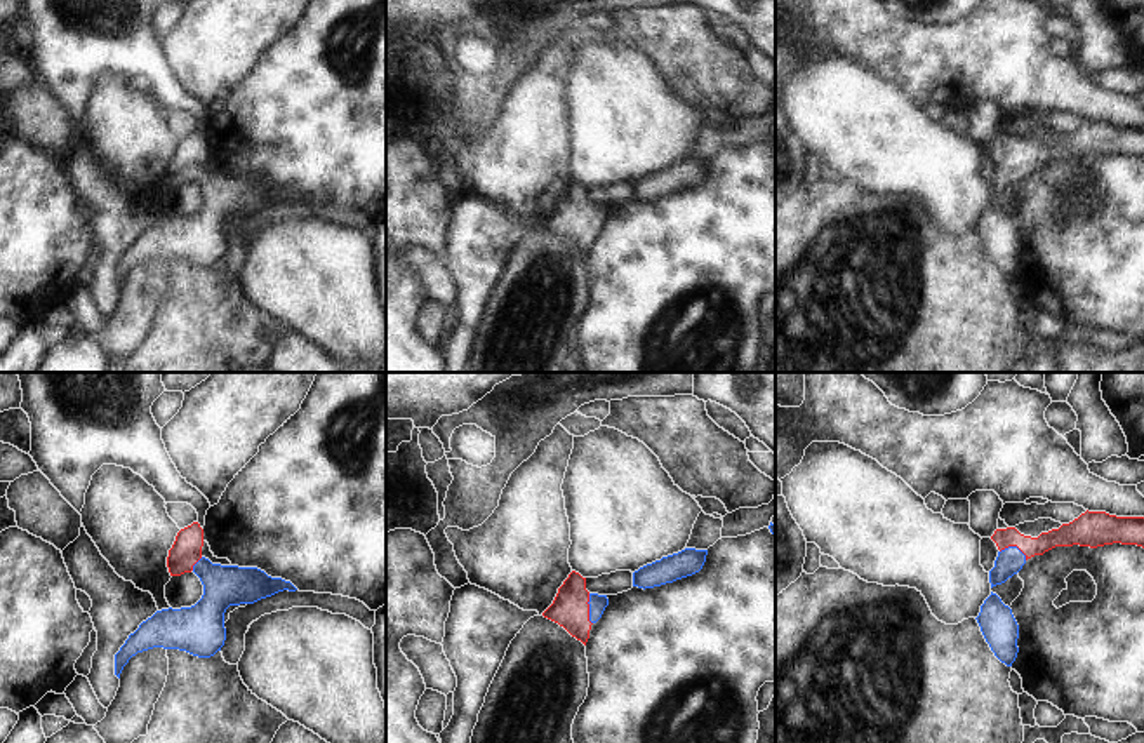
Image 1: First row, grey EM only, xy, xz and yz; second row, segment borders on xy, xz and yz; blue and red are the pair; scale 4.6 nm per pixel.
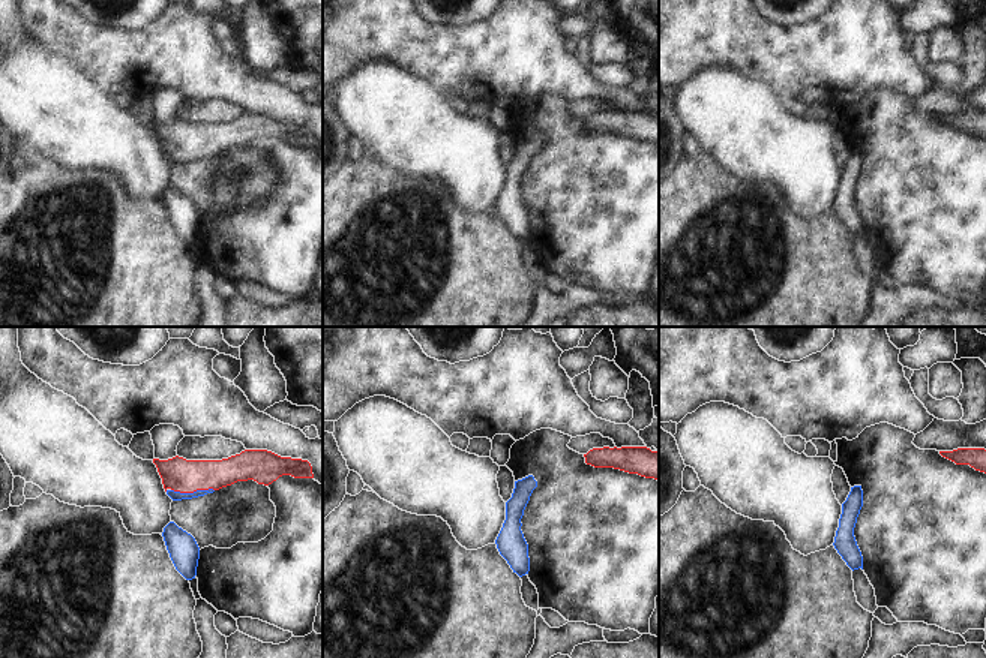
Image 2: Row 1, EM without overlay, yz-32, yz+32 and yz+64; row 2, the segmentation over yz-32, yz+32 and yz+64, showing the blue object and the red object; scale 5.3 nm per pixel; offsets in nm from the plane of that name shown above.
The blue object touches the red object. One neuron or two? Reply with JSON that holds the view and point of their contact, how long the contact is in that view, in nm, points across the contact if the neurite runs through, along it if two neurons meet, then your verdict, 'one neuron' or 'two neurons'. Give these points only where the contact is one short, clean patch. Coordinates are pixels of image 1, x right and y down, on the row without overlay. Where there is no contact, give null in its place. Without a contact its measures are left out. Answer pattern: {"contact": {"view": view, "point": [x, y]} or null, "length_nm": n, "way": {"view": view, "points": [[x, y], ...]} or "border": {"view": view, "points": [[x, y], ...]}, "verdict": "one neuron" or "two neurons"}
{"contact": {"view": "xz", "point": [590, 220]}, "length_nm": 140, "way": {"view": "xz", "points": [[597, 213], [590, 220], [571, 220]]}, "verdict": "one neuron"}

